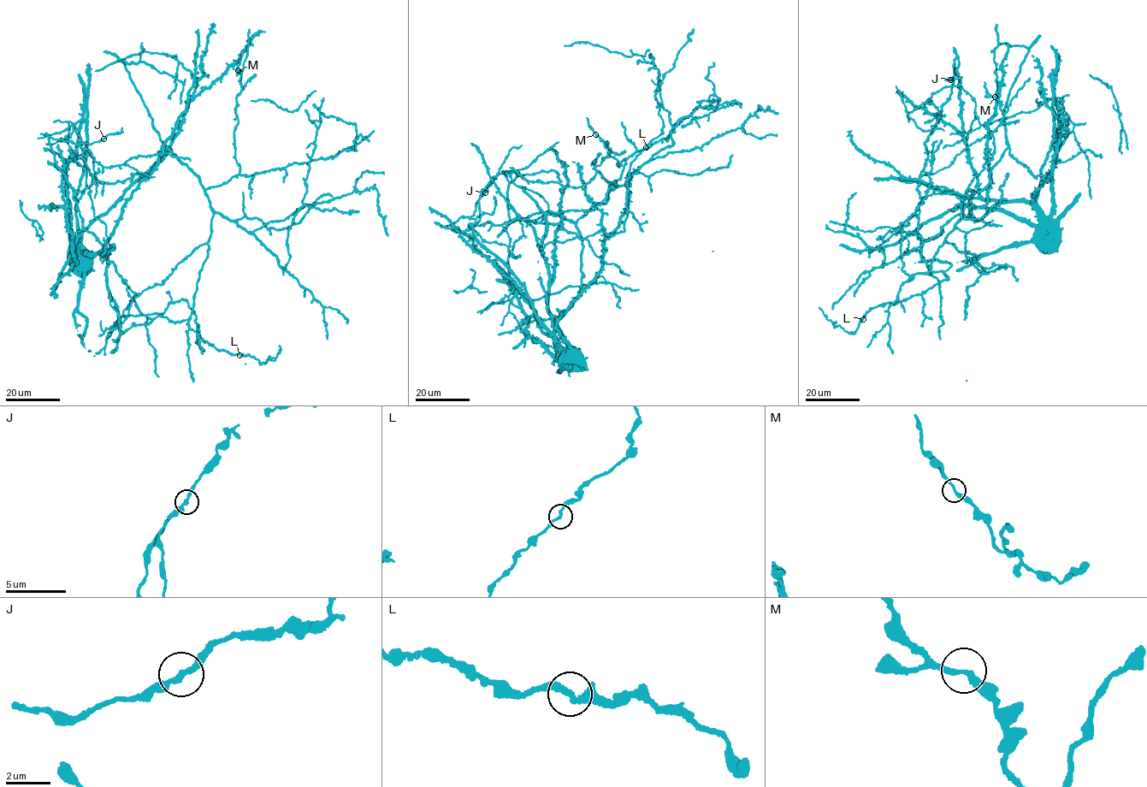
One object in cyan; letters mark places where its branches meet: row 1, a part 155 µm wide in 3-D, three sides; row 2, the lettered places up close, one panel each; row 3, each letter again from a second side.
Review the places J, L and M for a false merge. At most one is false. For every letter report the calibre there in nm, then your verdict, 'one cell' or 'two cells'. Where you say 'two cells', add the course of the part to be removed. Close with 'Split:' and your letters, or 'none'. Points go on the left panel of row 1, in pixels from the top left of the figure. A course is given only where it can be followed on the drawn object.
J: calibre 280 nm; one cell
L: calibre 240 nm; one cell
M: calibre 260 nm; one cell
Split: none

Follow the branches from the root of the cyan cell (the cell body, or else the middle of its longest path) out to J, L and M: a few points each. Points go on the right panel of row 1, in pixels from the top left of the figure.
J: (1046, 227), (1040, 236), (1002, 210), (966, 205), (918, 179), (957, 56), (960, 77), (950, 79)
L: (1046, 227), (1040, 236), (1002, 210), (966, 205), (919, 180), (921, 257), (948, 280), (872, 307), (863, 319)
M: (1046, 227), (1056, 133), (1050, 178), (1008, 148), (983, 188), (968, 187), (995, 150), (995, 97)

